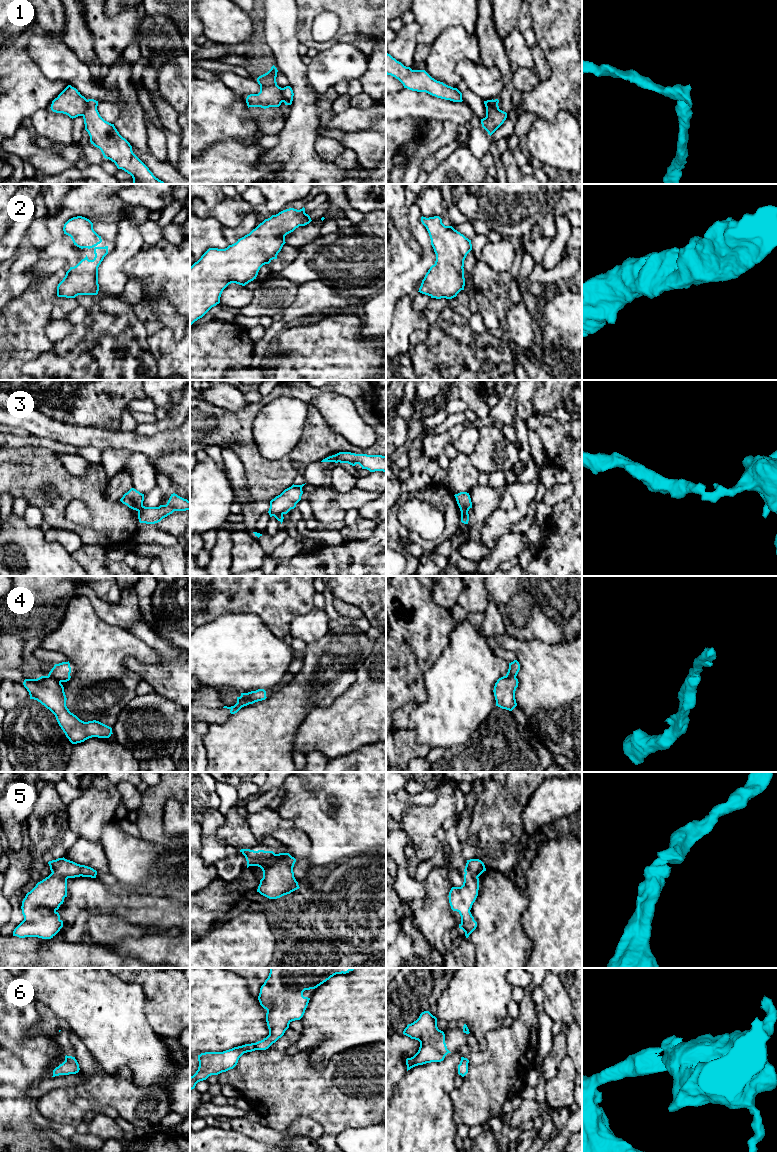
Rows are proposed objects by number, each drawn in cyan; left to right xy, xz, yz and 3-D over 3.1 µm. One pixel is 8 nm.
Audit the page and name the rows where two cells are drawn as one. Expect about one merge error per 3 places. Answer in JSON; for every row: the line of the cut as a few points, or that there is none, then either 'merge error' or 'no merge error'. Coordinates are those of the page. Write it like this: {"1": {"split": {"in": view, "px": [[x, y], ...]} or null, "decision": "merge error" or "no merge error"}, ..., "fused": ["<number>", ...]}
{"1": {"split": {"in": "xy", "px": [[87, 100], [87, 108], [81, 115]]}, "decision": "merge error"}, "2": {"split": null, "decision": "no merge error"}, "3": {"split": {"in": "yz", "px": [[468, 509], [460, 510]]}, "decision": "merge error"}, "4": {"split": {"in": "xz", "px": [[250, 692], [245, 698], [237, 702]]}, "decision": "merge error"}, "5": {"split": null, "decision": "no merge error"}, "6": {"split": null, "decision": "no merge error"}, "fused": ["1", "3", "4"]}

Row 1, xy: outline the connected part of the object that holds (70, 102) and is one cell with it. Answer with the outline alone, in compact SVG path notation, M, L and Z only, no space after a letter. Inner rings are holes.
M68 85L59 95L52 101L51 110L56 113L63 113L70 118L82 116L88 107L87 99L80 92Z

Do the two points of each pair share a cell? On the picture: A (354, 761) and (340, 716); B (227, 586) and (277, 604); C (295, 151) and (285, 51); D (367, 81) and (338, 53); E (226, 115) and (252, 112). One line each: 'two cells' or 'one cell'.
A: two cells
B: one cell
C: one cell
D: two cells
E: two cells

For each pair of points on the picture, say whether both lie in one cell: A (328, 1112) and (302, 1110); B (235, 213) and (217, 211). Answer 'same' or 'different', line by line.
A: same
B: same

